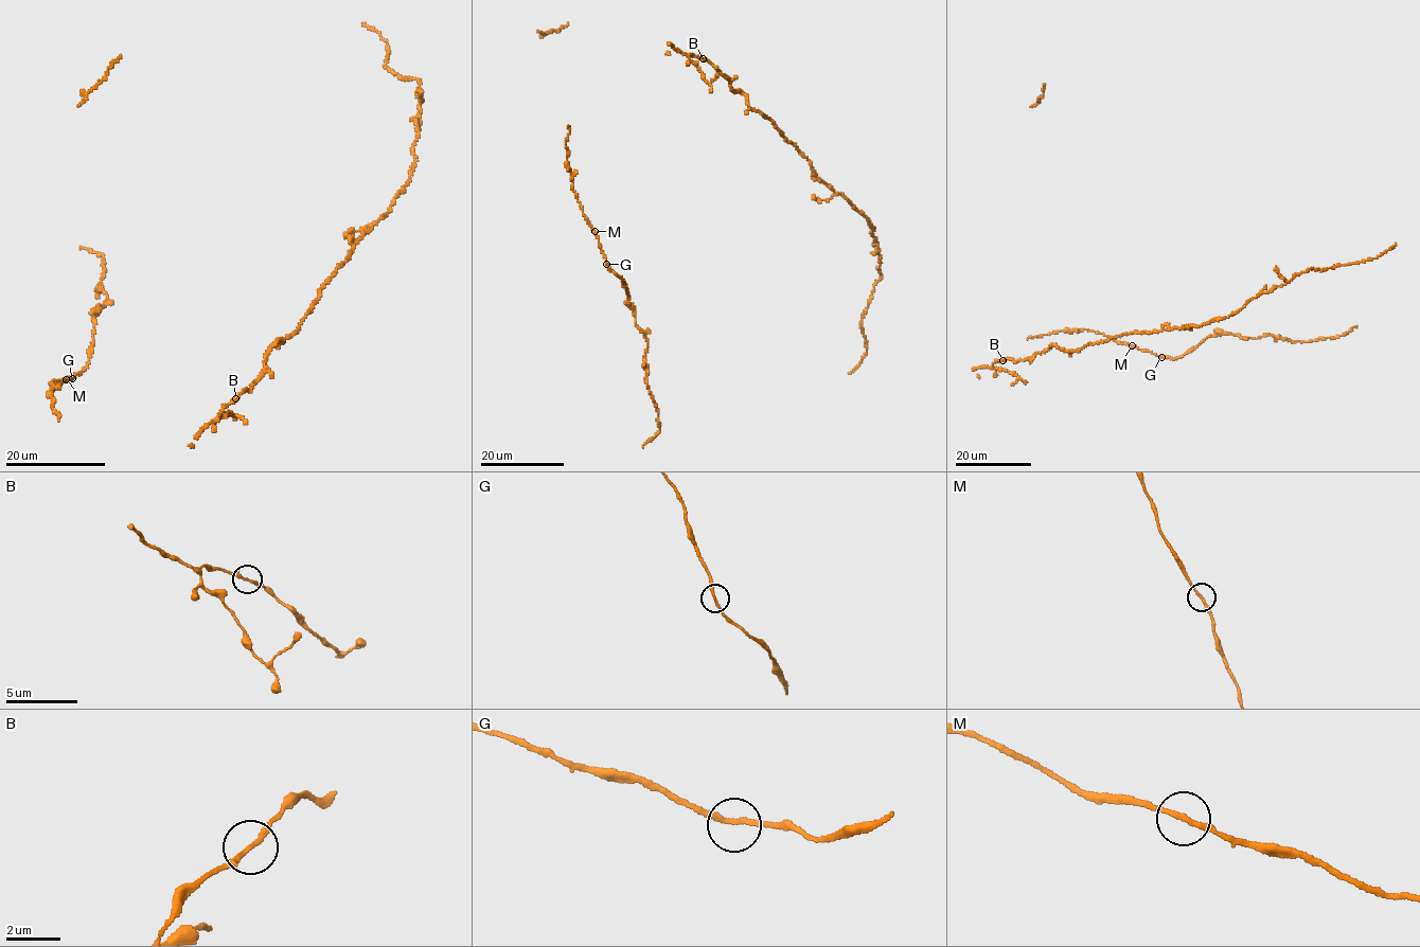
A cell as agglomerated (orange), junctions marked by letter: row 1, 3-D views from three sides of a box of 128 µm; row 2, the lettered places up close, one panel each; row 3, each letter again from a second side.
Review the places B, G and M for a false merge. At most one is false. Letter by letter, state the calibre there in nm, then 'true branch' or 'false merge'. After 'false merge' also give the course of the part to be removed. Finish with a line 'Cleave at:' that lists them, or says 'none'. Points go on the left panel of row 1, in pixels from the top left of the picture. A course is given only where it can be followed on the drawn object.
B: 190 nm thick; true branch
G: 190 nm thick; true branch
M: 180 nm thick; true branch
Cleave at: none

